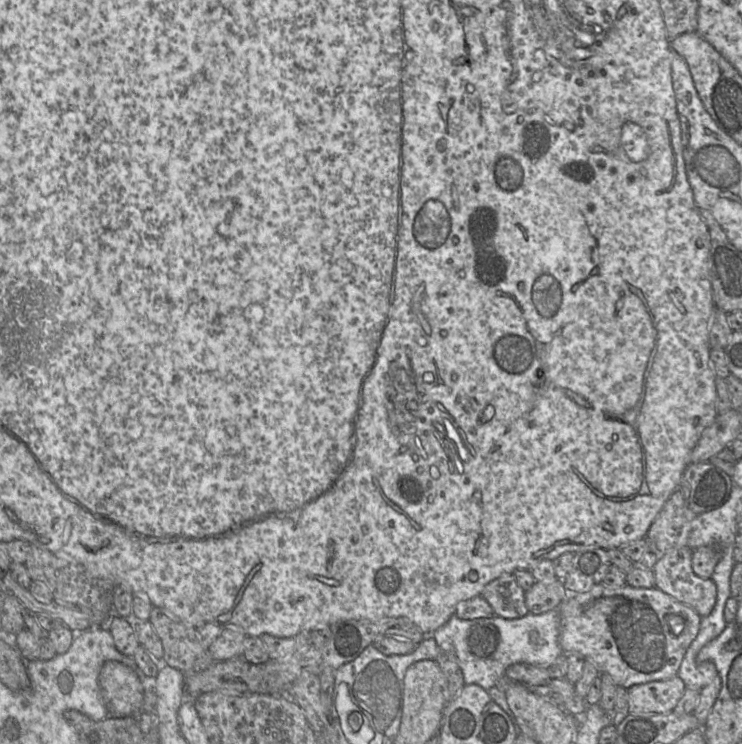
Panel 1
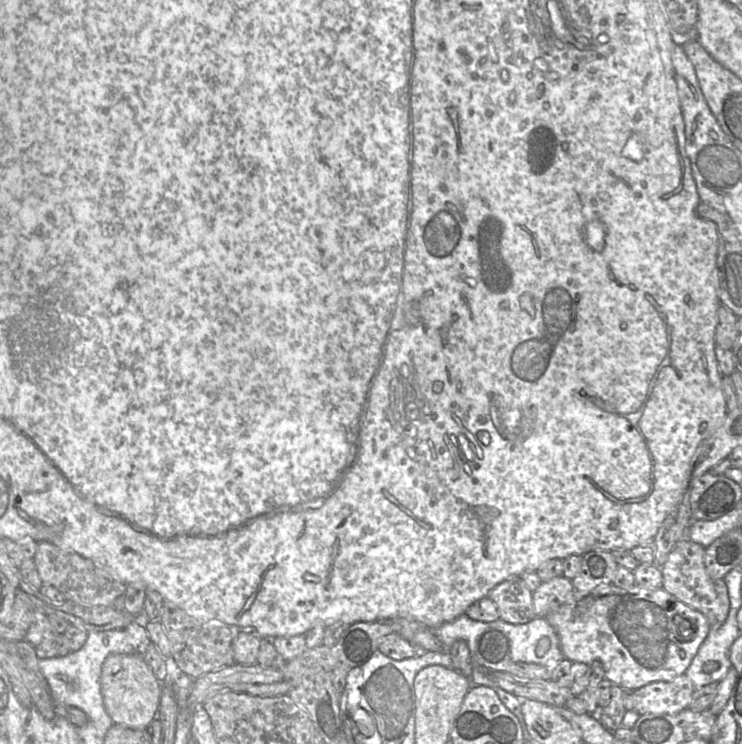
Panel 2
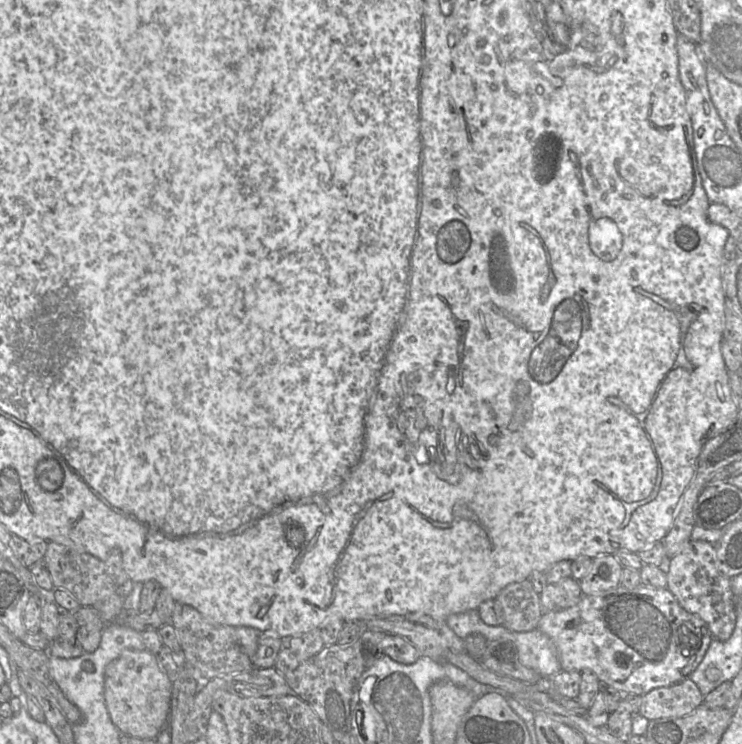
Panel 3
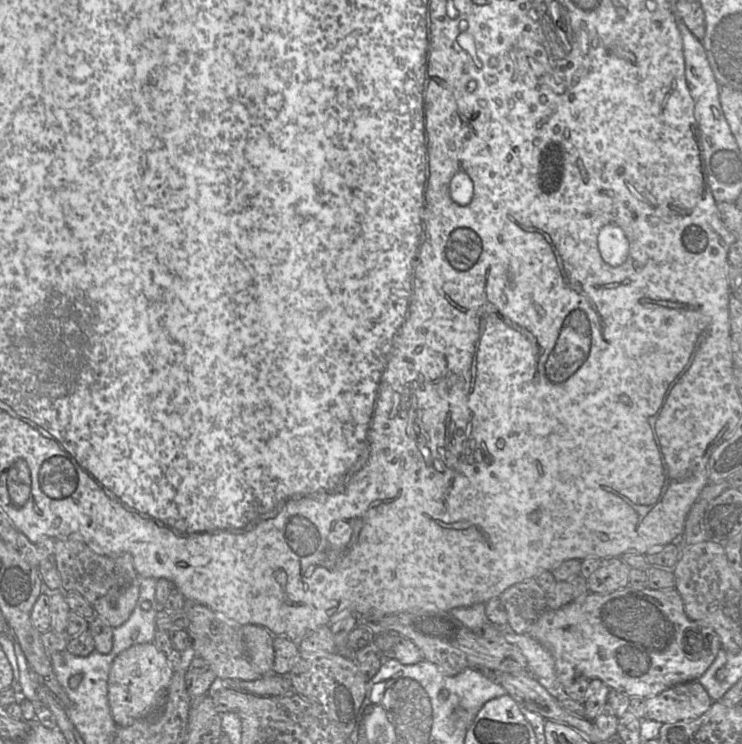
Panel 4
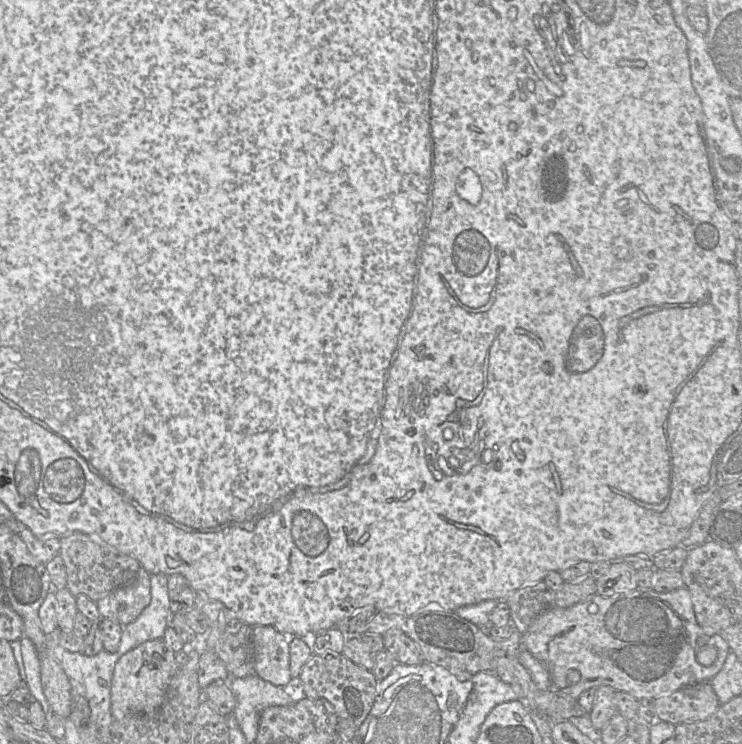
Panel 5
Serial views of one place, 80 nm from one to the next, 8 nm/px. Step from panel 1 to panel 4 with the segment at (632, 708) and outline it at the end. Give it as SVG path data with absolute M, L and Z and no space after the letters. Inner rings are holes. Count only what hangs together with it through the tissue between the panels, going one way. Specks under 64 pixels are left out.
M693 680L646 698L646 718L661 723L693 720L708 711L713 702L704 686Z

